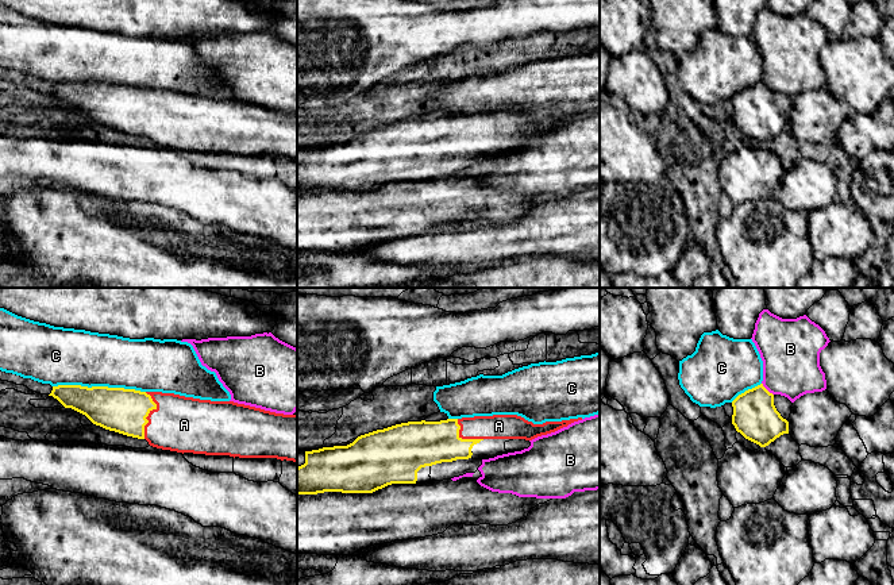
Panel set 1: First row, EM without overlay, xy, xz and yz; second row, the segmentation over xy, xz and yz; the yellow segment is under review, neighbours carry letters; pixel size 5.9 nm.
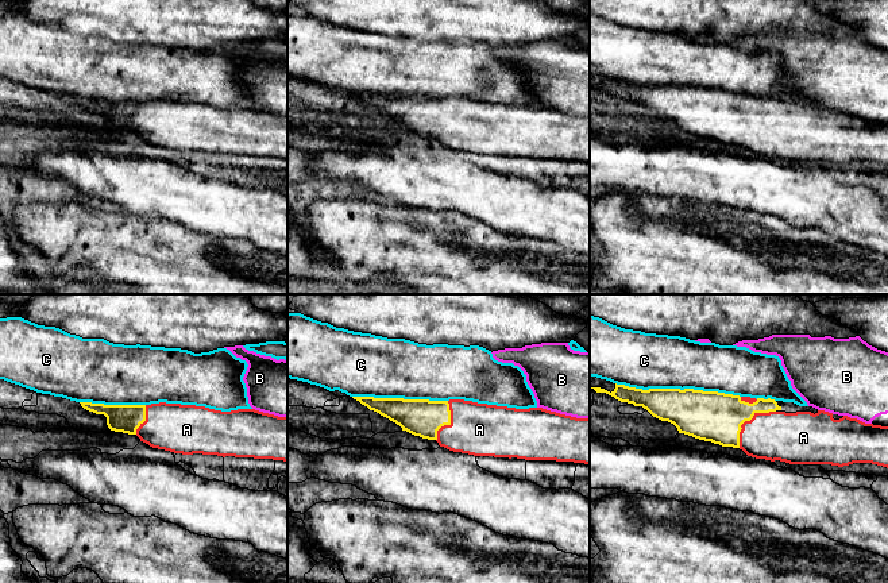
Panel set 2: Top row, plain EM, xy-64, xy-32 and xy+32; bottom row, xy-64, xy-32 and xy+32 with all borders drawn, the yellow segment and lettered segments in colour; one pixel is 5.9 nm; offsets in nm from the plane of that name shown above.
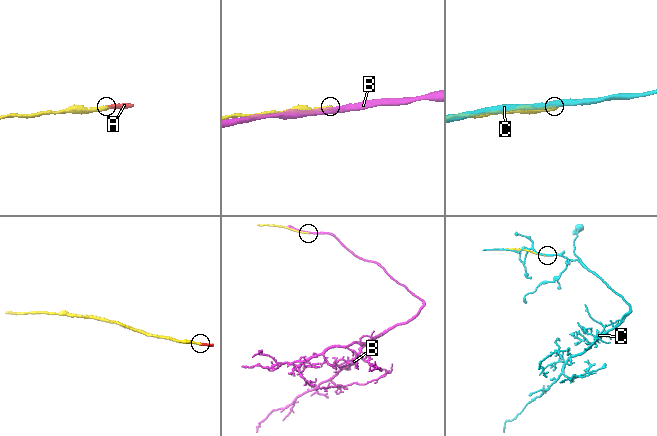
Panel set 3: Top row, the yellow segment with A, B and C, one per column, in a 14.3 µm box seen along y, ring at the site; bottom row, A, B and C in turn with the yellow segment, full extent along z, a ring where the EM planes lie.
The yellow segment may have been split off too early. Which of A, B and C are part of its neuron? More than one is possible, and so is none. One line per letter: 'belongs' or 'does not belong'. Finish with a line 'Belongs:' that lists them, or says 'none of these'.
A: belongs
B: does not belong
C: does not belong
Belongs: A

